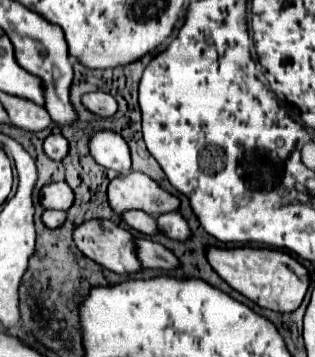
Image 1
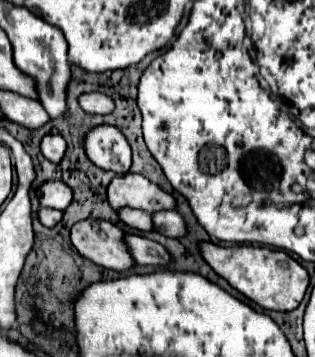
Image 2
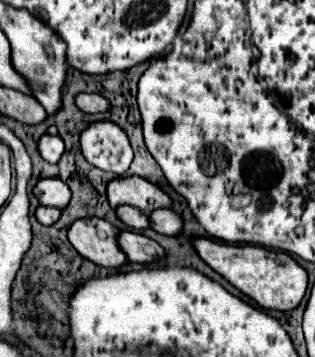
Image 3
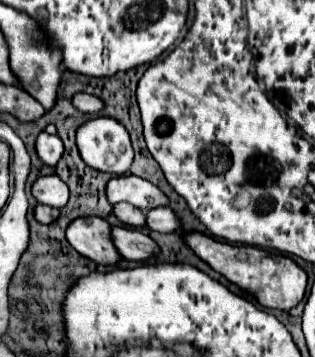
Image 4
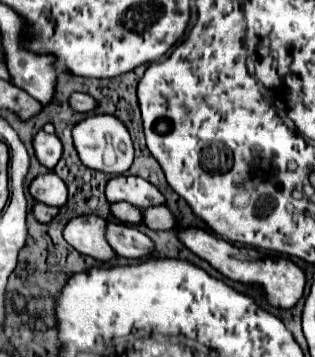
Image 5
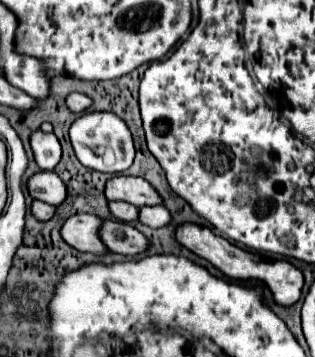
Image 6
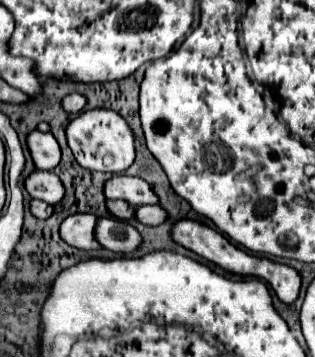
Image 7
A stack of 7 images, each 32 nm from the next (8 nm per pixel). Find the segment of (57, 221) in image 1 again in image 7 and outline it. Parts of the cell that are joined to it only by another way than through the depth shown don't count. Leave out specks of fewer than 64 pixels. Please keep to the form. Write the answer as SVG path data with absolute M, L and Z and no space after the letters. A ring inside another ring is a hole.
M32 200L30 202L30 212L36 216L36 218L40 218L40 220L44 220L44 218L48 218L50 214L52 214L52 206L50 204L46 204L46 202L42 202L42 200Z

